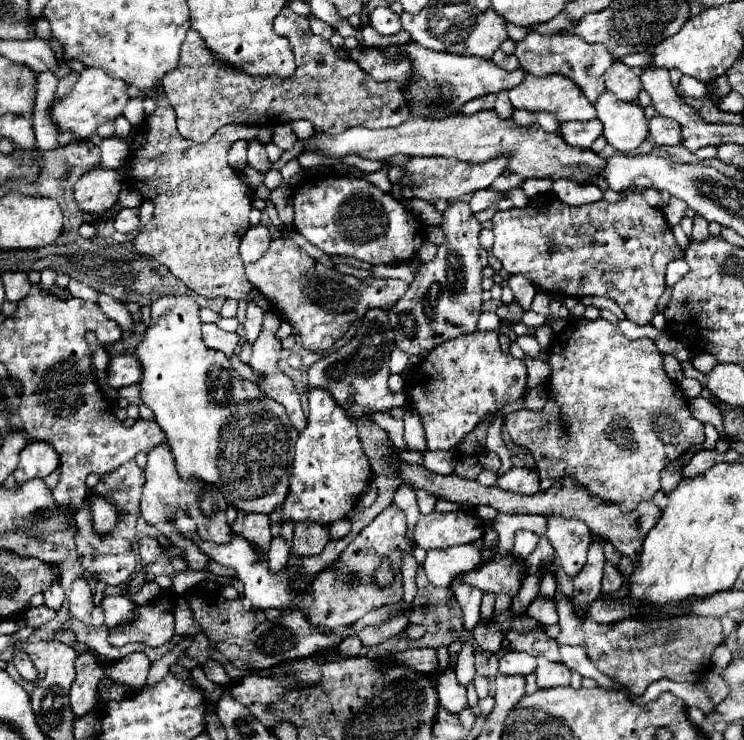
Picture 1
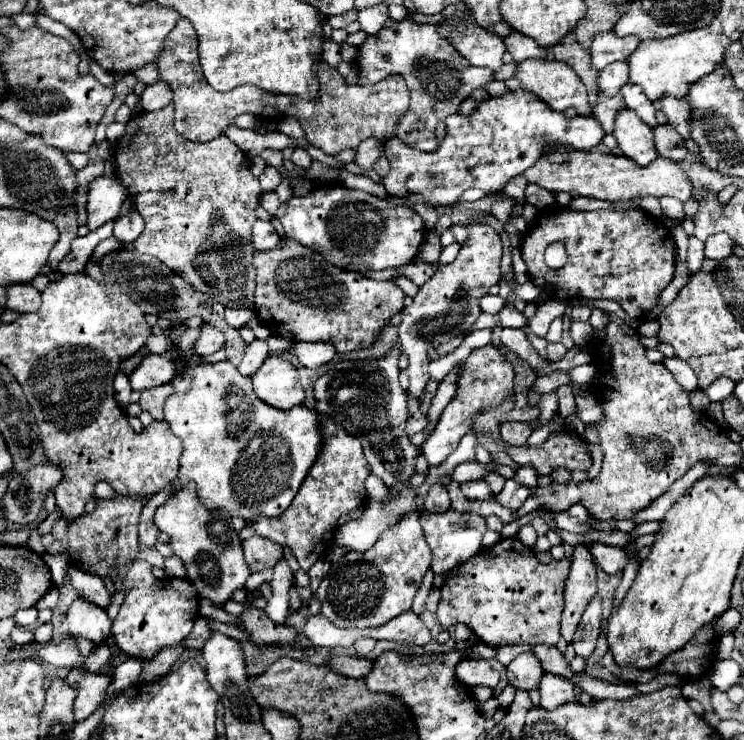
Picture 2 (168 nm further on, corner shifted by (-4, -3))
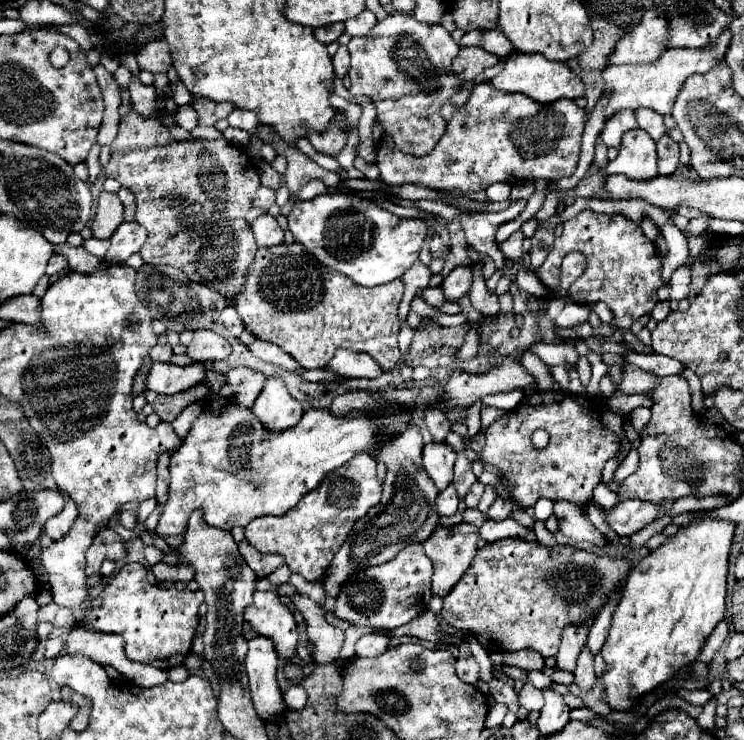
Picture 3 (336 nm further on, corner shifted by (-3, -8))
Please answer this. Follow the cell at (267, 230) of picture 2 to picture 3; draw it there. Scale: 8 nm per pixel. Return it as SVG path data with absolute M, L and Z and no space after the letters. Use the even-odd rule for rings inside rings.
M264 213L252 223L254 237L260 247L272 247L278 243L284 243L284 229L278 225L276 217Z

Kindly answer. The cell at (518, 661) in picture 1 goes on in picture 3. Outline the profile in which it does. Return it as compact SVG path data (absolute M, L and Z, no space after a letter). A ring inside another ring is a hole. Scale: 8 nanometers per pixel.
M526 683L522 687L522 691L518 693L518 703L520 703L520 707L524 707L528 711L540 711L544 705L542 691L538 691L532 683Z

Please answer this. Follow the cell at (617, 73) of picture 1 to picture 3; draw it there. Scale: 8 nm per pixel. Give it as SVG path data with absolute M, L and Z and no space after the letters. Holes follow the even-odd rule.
M642 107L642 111L636 111L636 119L638 119L640 129L644 129L654 141L658 141L666 133L664 117L658 115L656 111L650 111L650 109Z

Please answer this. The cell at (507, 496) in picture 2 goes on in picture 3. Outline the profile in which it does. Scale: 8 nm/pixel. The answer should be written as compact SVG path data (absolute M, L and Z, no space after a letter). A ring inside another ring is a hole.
M496 499L492 503L492 507L486 511L486 519L490 519L490 521L504 521L510 515L512 515L512 503L504 501L504 499Z

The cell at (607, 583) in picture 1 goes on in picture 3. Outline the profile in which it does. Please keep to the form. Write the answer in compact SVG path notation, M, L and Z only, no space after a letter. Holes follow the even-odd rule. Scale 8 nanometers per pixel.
M558 501L554 503L554 515L558 519L560 531L574 541L574 537L582 537L584 541L590 541L598 547L606 547L606 539L604 535L588 521L586 513L574 505L574 503L566 503L566 501Z

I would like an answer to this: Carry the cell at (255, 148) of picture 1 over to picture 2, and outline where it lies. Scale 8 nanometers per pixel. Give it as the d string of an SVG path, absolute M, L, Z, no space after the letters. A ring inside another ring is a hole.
M267 166L267 168L263 170L263 174L259 176L259 182L261 182L261 190L263 190L263 192L271 192L271 190L275 190L275 188L279 186L281 174L277 172L275 166Z

